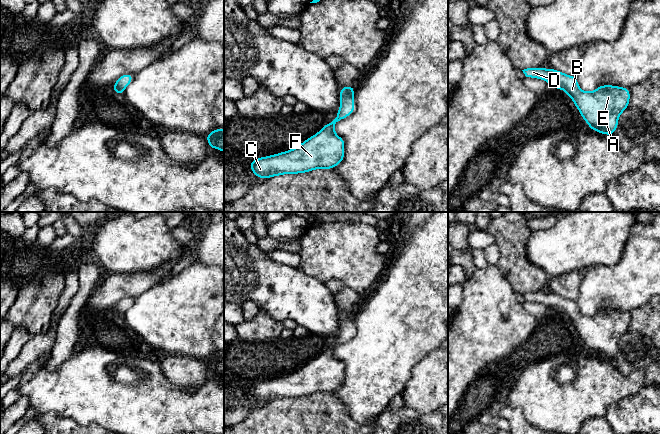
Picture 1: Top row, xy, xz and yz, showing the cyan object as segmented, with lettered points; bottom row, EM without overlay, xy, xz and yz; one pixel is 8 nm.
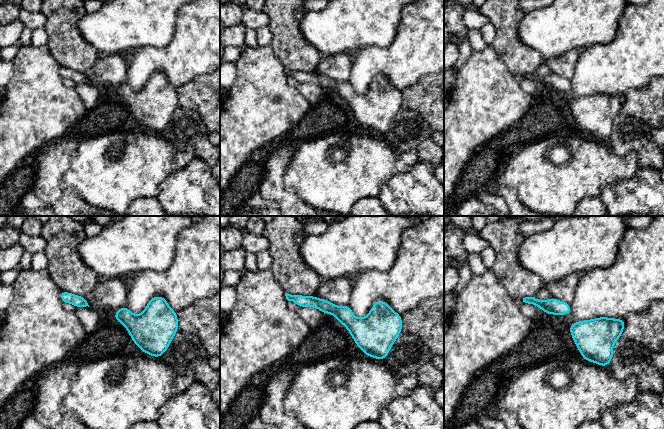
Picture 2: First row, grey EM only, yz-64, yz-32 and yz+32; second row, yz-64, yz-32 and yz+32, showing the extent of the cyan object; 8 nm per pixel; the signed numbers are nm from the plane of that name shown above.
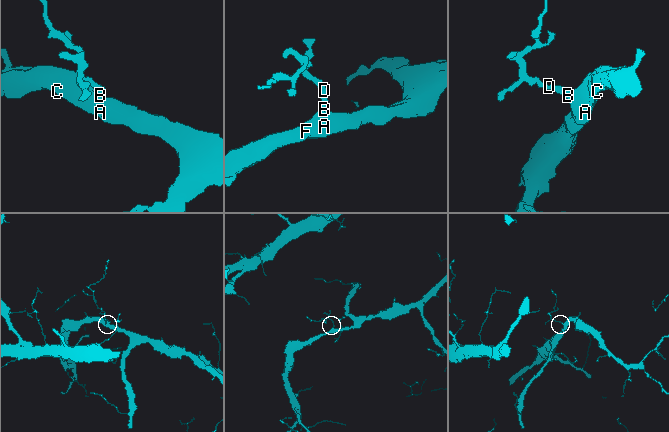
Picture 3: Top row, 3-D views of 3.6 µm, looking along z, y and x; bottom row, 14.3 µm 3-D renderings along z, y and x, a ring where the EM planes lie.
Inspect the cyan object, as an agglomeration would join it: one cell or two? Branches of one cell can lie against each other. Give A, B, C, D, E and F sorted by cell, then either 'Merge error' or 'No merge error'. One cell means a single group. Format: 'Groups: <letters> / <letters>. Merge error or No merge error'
Groups: A B C D E F. No merge error

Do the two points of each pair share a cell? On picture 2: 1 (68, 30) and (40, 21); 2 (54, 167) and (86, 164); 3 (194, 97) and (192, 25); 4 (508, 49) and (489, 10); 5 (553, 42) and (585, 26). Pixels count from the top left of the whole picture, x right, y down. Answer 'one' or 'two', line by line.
1: two
2: two
3: two
4: one
5: one

